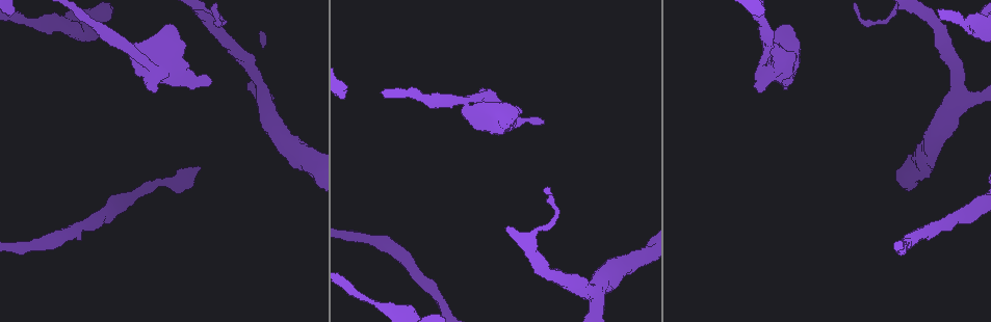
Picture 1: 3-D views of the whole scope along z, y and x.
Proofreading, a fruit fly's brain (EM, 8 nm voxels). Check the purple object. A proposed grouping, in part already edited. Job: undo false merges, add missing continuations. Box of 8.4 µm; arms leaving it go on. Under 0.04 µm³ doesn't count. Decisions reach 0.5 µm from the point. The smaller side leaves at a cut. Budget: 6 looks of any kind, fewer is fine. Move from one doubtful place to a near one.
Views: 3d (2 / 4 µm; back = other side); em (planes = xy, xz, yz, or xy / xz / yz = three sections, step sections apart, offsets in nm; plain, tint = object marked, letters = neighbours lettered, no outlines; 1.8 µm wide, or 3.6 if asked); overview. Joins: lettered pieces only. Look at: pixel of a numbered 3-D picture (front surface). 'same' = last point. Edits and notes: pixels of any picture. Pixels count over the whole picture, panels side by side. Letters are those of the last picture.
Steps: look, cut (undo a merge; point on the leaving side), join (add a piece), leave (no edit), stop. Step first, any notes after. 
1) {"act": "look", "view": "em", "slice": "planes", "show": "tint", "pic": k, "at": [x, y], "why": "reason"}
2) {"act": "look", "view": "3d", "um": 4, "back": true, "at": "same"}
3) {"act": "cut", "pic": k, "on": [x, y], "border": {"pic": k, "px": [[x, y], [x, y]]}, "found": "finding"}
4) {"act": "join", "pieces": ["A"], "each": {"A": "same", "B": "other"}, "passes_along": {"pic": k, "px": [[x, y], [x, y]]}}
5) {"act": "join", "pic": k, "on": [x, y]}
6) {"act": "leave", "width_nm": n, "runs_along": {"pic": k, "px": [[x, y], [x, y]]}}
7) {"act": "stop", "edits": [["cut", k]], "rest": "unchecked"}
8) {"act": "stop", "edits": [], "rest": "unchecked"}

{"act": "look", "view": "3d", "um": 4, "pic": 1, "at": [952, 102], "why": "three arms meet"}

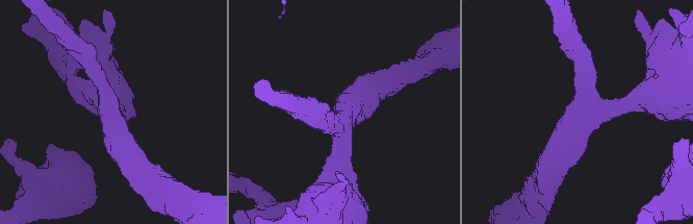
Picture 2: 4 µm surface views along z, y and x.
{"act": "look", "view": "em", "slice": "xy", "step": 8, "show": "tint", "pic": 2, "at": [111, 117], "arms": 3, "arm_widths_nm": [280, 340, 500]}

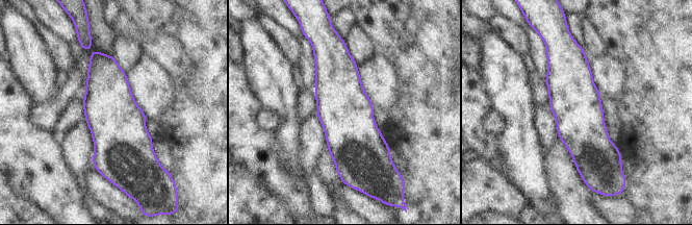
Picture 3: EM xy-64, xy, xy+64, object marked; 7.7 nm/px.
{"act": "look", "view": "em", "slice": "planes", "show": "letters", "at": "same"}

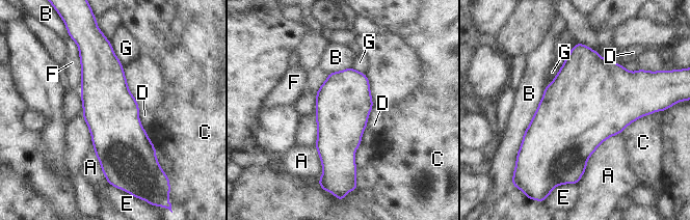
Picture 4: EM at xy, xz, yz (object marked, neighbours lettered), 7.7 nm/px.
{"act": "leave", "width_nm": 420, "each": {"A": "other", "B": "other", "C": "other", "D": "other", "E": "other", "F": "other", "G": "other"}, "border": {"pic": 4, "px": [[138, 107], [138, 118], [147, 133]]}, "found": "one neuron here"}

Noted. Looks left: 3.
{"act": "look", "view": "em", "um": 3.6, "slice": "xz", "step": 16, "show": "letters", "pic": 1, "at": [505, 123], "why": "thick end"}

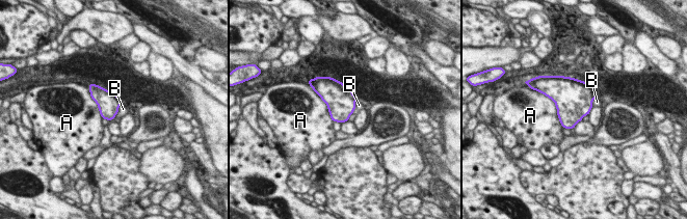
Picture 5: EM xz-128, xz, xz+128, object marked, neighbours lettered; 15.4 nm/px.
{"act": "leave", "width_nm": 300, "each": {"A": "other", "B": "other"}, "found": "no lettered piece goes on from it"}

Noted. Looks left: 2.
{"act": "stop", "edits": [], "rest": "unchecked"}

